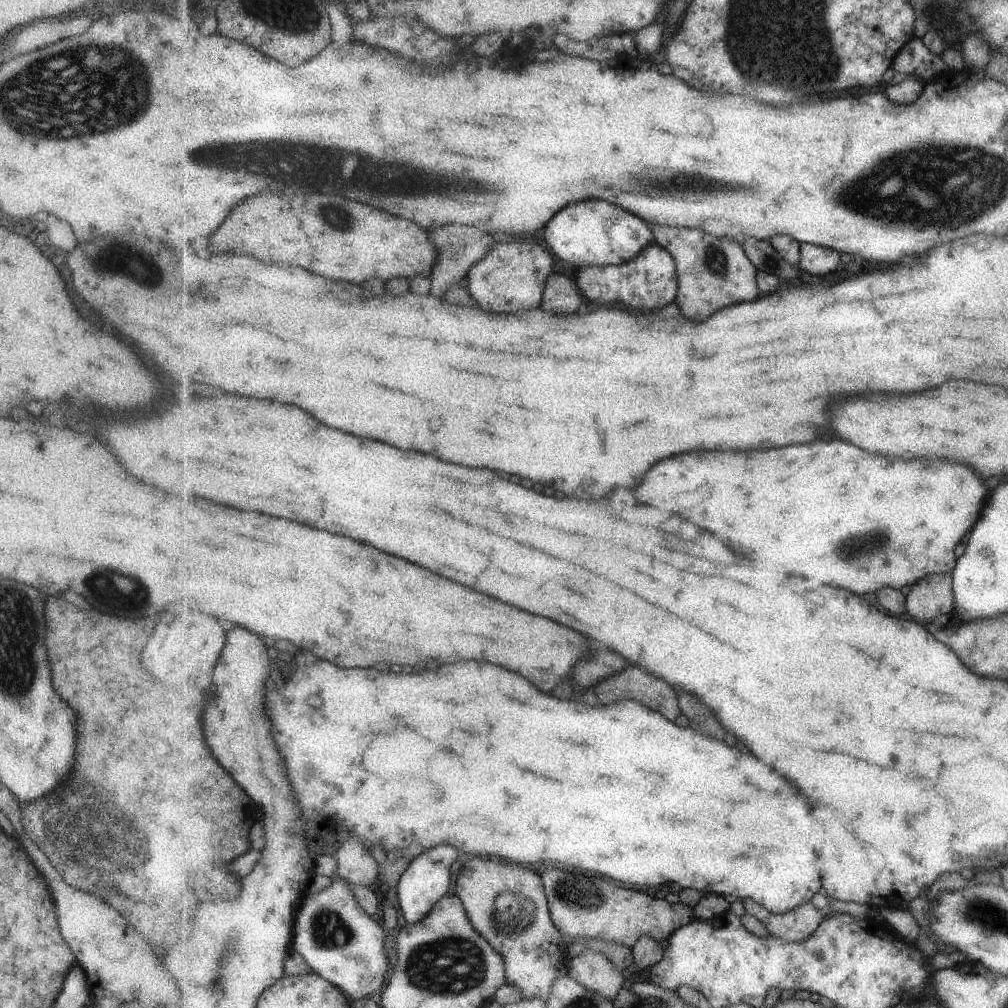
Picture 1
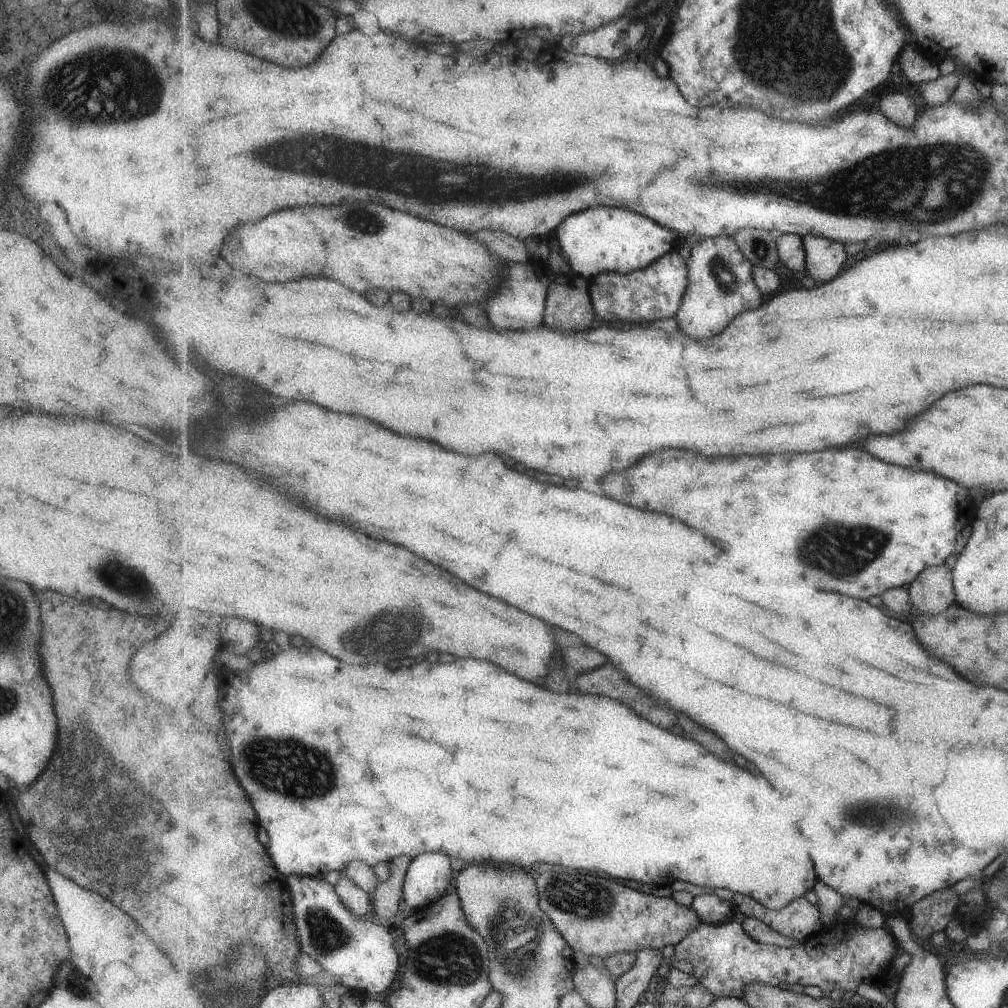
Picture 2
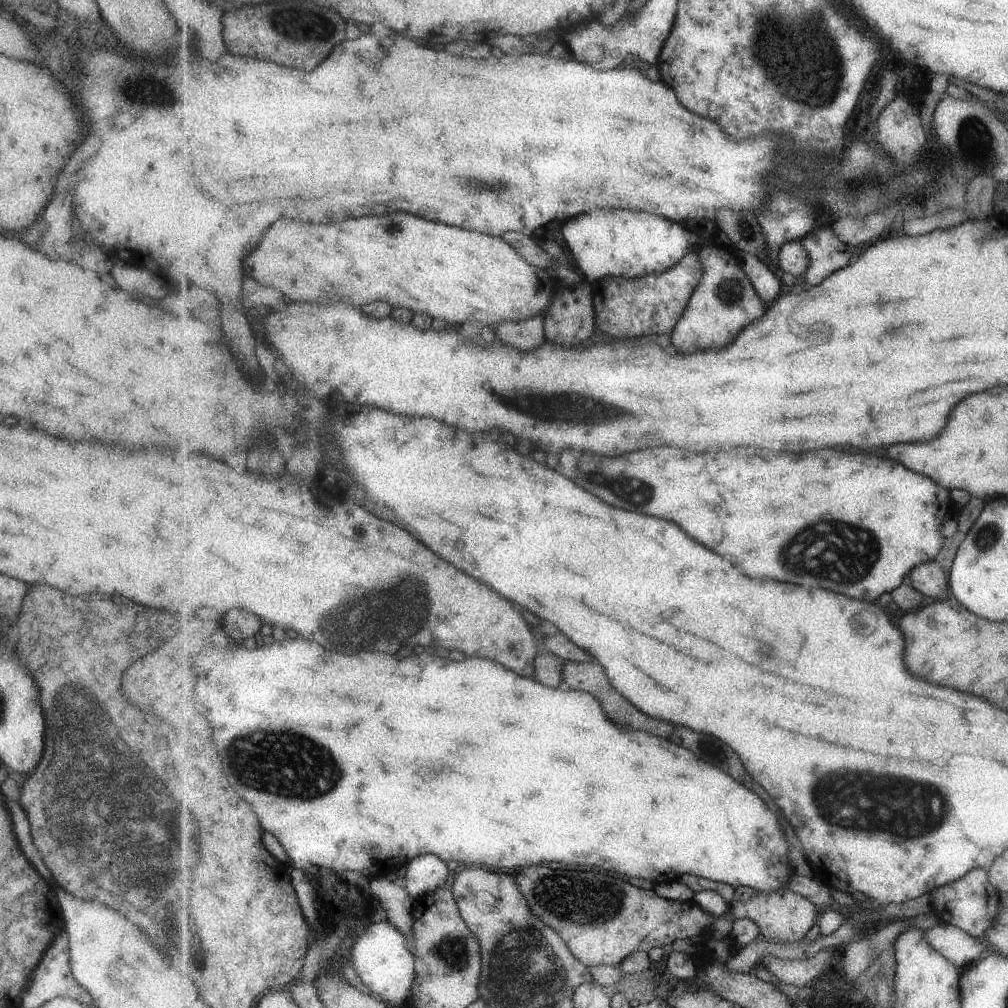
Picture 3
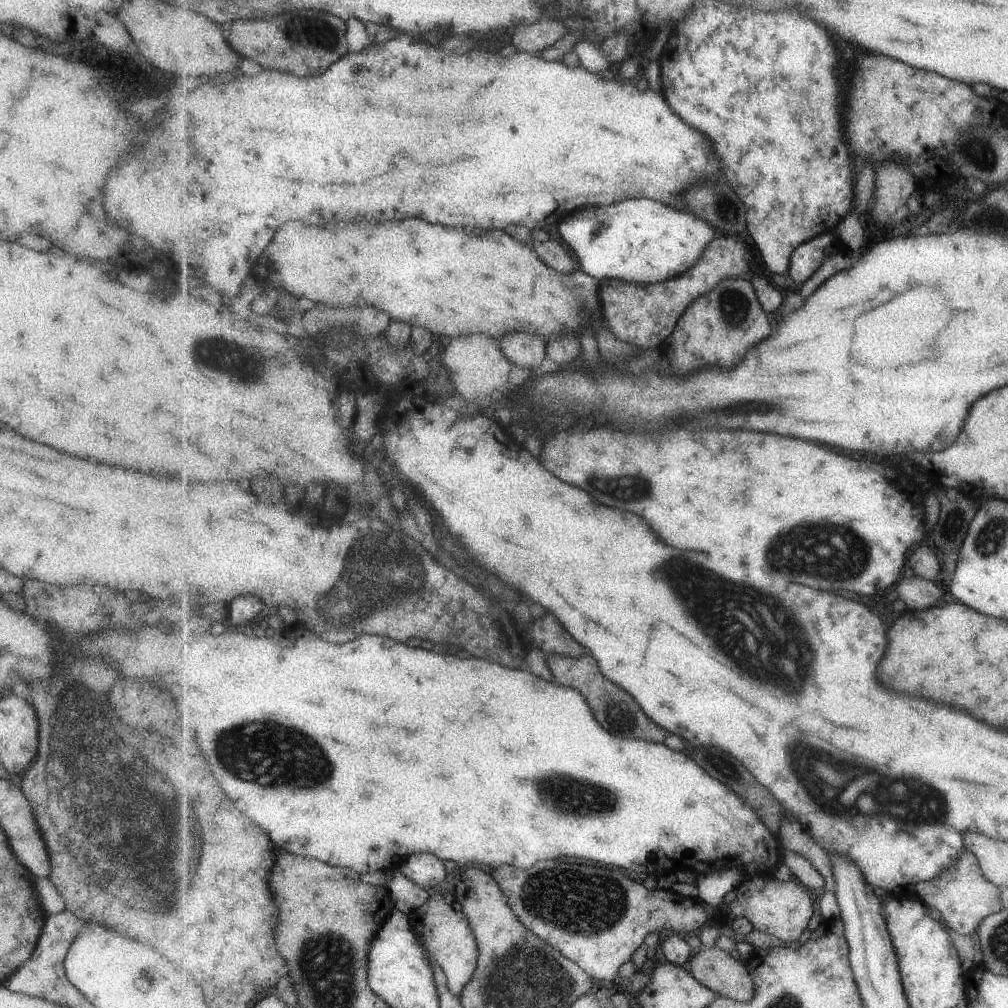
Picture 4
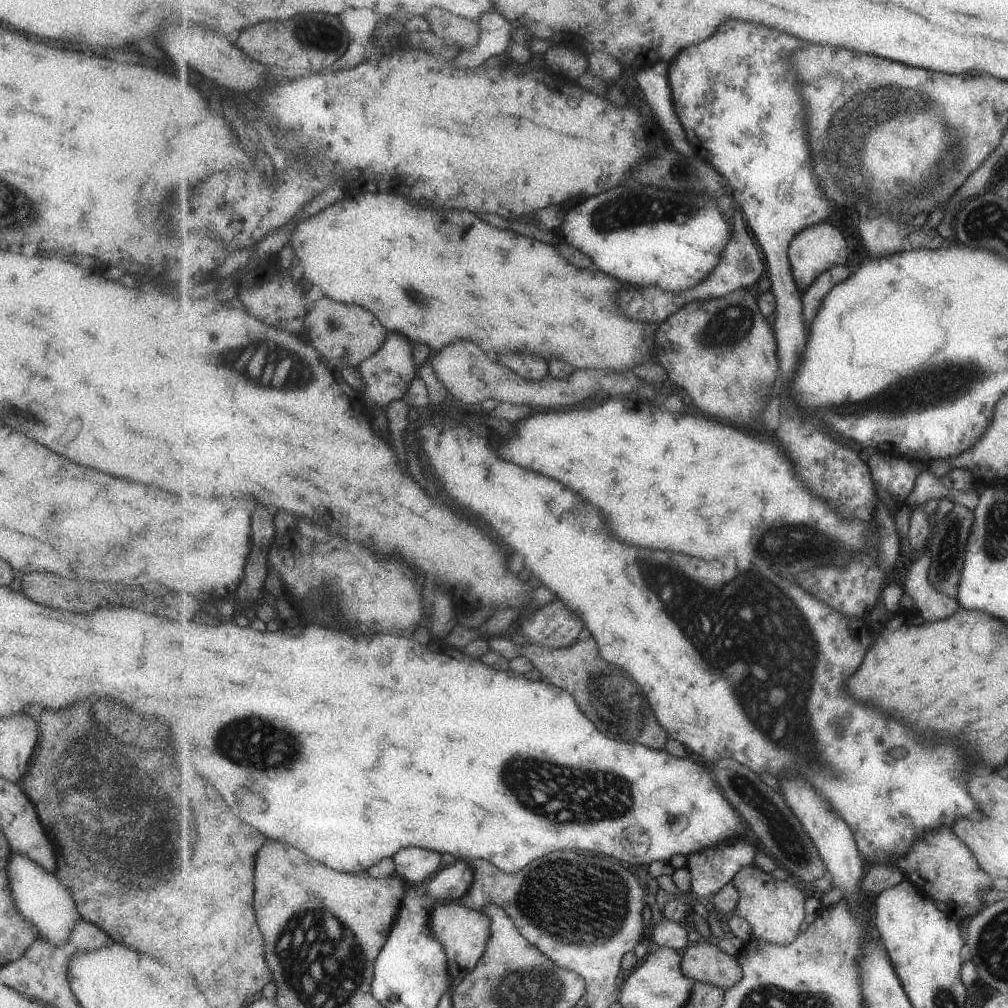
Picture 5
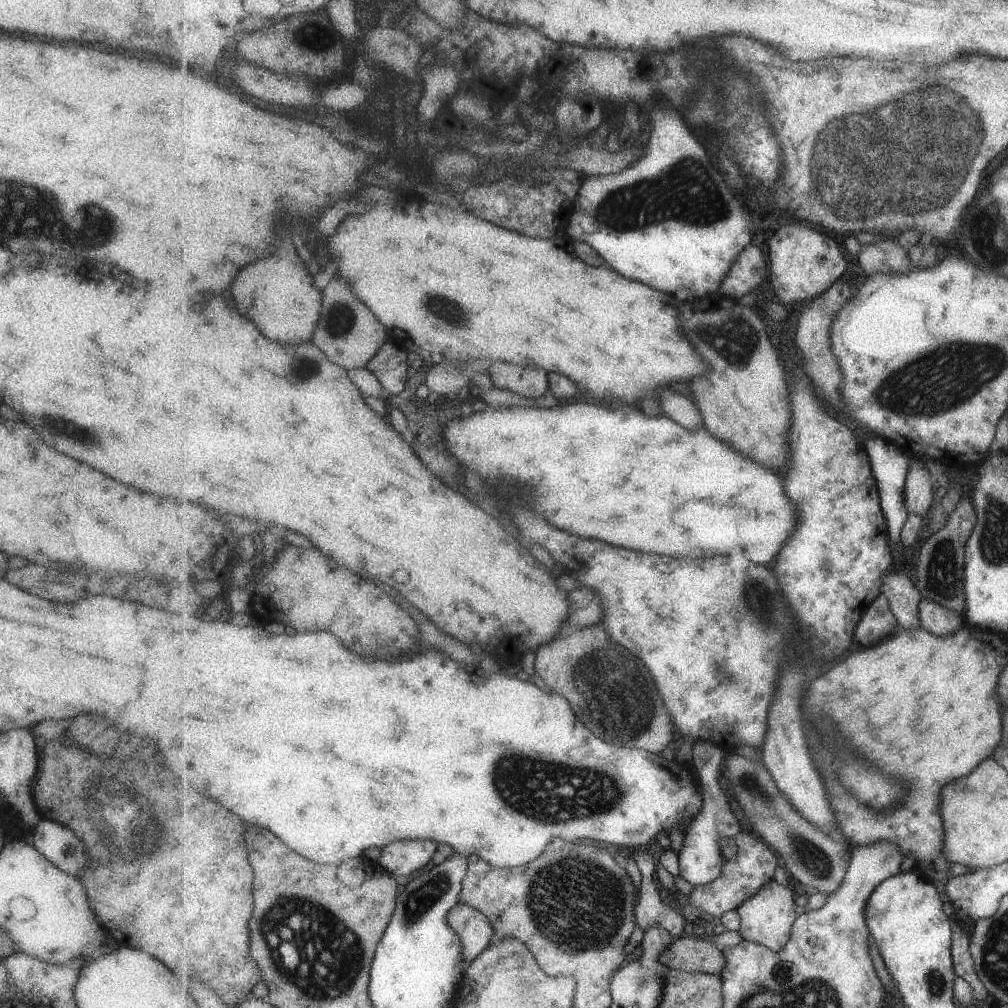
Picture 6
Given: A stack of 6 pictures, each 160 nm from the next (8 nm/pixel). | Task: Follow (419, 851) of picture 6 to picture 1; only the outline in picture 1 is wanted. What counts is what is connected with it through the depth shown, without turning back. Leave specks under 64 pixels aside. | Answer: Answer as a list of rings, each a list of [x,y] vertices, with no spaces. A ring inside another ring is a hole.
[[[439,846],[423,850],[415,857],[403,872],[398,884],[399,905],[407,923],[413,924],[422,921],[434,906],[438,904],[451,888],[451,866],[457,861],[463,861],[459,850],[453,846]]]

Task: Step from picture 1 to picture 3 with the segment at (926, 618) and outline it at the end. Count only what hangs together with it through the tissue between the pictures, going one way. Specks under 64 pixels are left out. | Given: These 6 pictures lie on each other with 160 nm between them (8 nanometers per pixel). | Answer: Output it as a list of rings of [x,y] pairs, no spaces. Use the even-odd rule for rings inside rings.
[[[930,560],[916,566],[910,574],[911,583],[919,592],[922,592],[928,602],[942,601],[949,598],[951,593],[950,578],[947,578],[943,566]]]

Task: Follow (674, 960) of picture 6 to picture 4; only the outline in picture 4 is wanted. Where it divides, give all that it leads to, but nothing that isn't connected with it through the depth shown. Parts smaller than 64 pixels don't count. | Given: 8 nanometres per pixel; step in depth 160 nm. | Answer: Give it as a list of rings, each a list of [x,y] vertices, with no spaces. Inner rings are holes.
[[[701,947],[689,960],[694,977],[719,996],[747,1002],[753,998],[756,984],[752,970],[743,959],[735,959],[718,947]]]

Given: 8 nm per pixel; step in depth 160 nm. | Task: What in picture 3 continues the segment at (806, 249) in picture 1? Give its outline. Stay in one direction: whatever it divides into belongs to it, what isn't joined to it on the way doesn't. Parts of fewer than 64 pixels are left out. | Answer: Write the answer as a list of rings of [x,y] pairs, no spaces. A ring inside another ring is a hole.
[[[829,225],[817,227],[801,241],[811,255],[811,266],[804,276],[809,286],[821,284],[835,270],[851,264],[849,246],[839,240]]]

